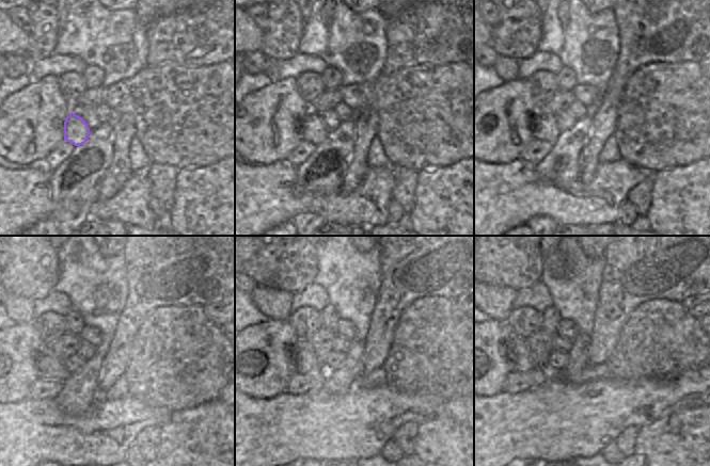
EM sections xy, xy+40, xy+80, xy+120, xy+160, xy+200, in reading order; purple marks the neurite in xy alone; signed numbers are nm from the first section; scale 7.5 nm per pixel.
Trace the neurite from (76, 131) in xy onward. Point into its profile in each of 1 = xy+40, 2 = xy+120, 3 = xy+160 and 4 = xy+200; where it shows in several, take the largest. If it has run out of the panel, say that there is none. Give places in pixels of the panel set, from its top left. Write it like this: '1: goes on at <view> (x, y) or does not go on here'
1: goes on at xy+40 (312, 129)
2: goes on at xy+120 (53, 362)
3: goes on at xy+160 (302, 363)
4: goes on at xy+200 (524, 360)

